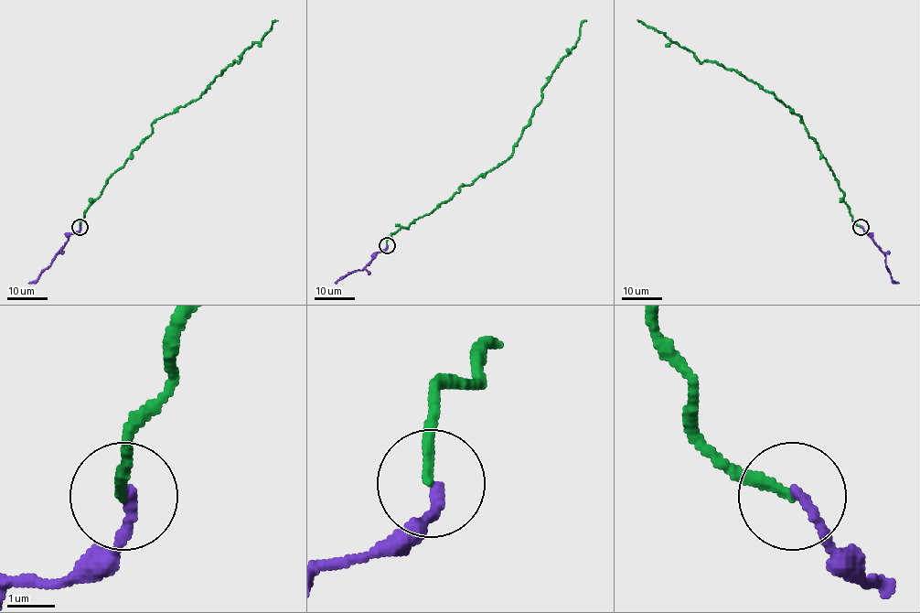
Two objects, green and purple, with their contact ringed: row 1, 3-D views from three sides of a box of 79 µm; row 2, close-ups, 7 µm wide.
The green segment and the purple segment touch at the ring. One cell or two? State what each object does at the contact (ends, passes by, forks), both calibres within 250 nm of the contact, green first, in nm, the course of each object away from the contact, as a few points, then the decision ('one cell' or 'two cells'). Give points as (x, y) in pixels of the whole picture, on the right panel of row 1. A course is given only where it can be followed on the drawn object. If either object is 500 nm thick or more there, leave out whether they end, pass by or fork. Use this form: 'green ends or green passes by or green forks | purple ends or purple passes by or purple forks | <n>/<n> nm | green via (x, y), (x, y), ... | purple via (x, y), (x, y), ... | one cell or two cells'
green ends | purple ends | 200/200 nm | green via (861, 227), (852, 220), (843, 192), (800, 116), (733, 69), (714, 61), (700, 62), (691, 51), (637, 20) | purple via (861, 226), (884, 255), (891, 278), (898, 283) | one cell

